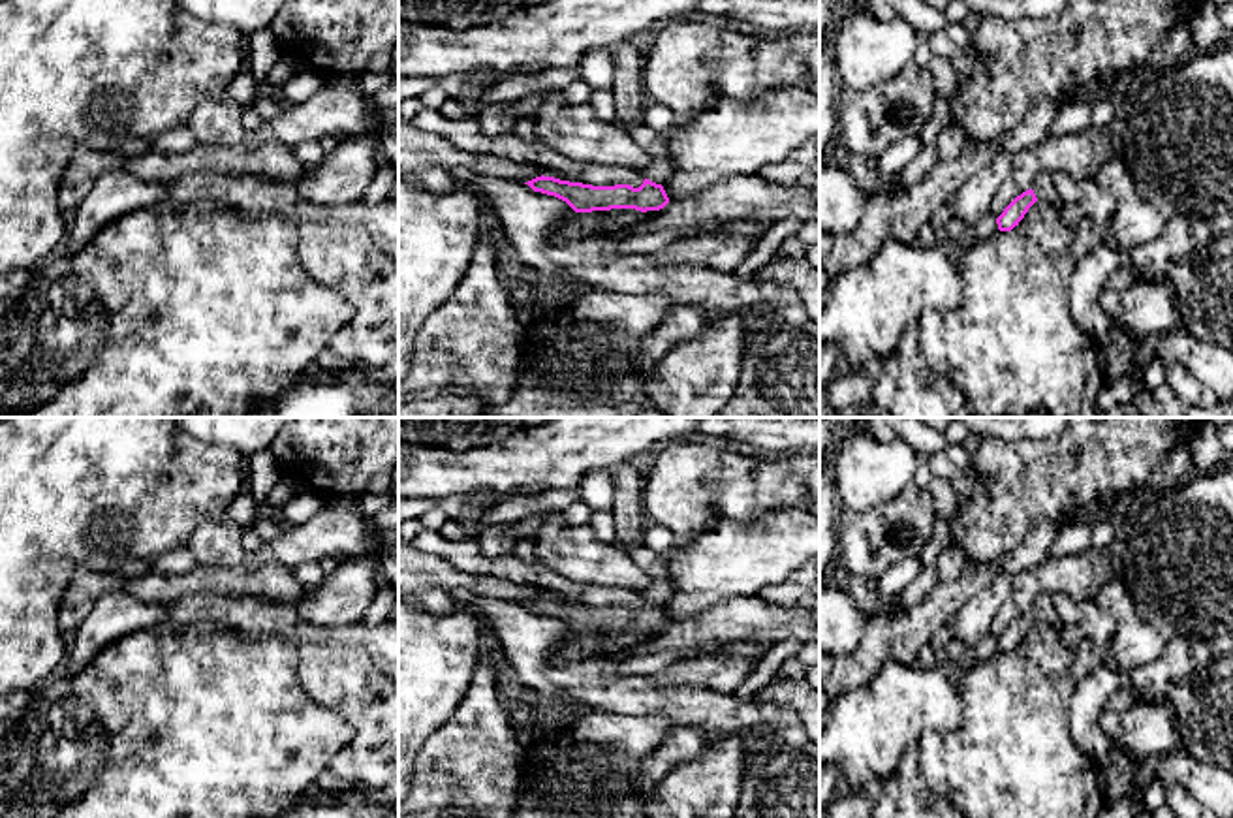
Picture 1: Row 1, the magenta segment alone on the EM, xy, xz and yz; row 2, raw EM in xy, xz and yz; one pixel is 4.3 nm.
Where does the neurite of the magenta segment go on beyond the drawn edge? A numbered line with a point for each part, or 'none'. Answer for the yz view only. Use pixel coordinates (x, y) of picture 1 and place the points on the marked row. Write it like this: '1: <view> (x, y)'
1: yz (1042, 187)

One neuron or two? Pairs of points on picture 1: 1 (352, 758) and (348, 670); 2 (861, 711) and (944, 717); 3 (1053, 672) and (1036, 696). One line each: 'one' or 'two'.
1: one
2: one
3: one

